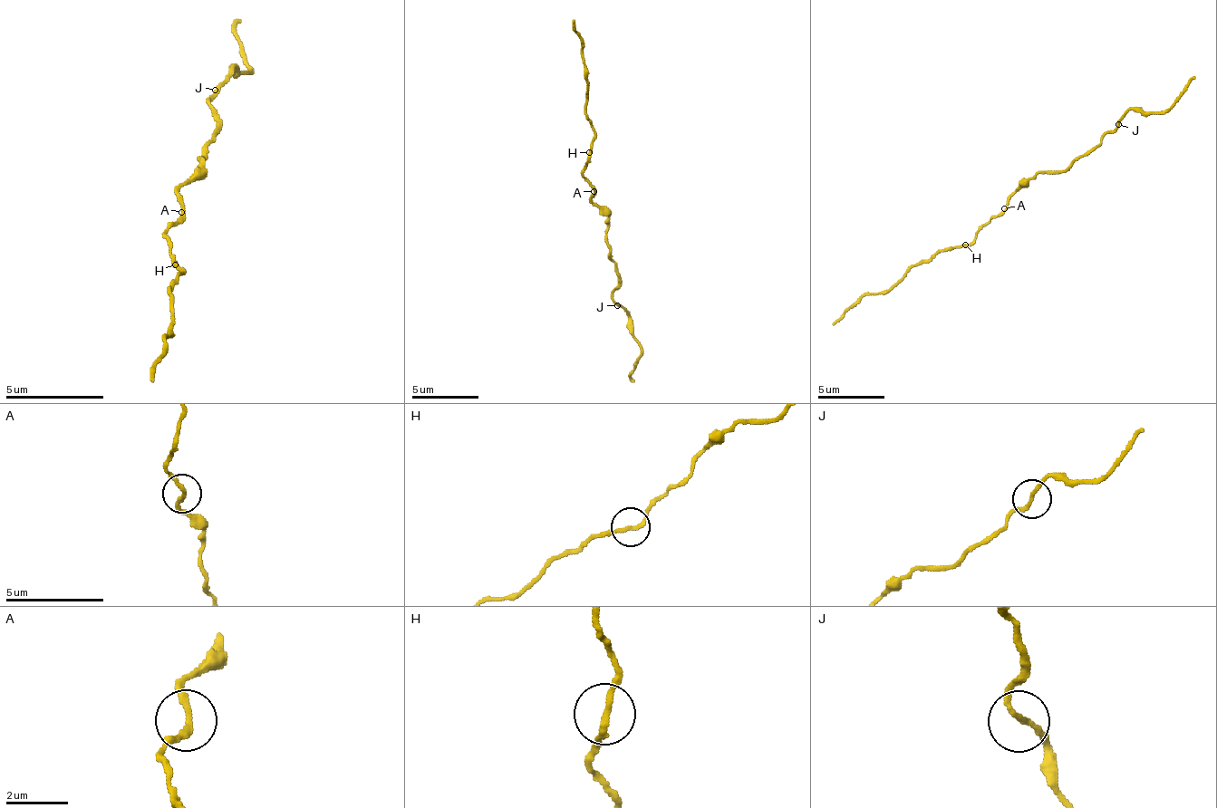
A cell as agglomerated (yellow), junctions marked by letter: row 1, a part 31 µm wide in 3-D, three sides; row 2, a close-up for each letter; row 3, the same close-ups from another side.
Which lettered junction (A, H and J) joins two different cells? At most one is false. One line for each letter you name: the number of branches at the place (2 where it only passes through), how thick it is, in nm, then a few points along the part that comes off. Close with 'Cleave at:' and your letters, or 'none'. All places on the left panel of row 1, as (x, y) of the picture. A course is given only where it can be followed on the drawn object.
Cleave at: none

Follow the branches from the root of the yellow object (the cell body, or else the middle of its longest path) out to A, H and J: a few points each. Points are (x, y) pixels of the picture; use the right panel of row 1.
A: (1014, 191), (1004, 208)
H: (1014, 191), (1008, 205), (978, 232), (968, 245), (964, 245)
J: (1014, 191), (1028, 178), (1065, 171), (1078, 158), (1088, 155), (1108, 131), (1118, 124)

